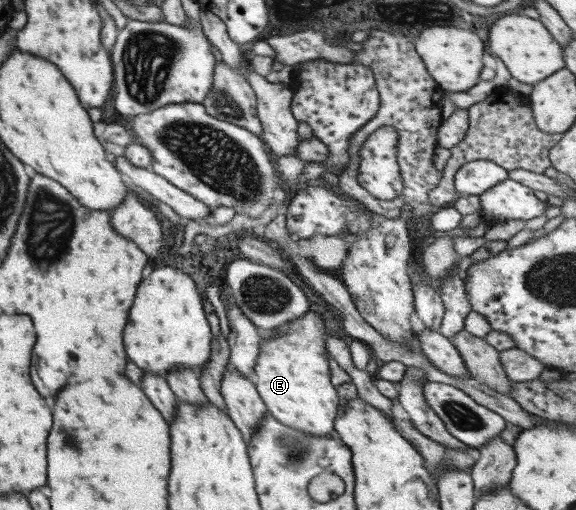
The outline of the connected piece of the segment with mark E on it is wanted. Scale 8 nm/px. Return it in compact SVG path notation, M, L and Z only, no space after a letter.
M307 311L300 318L301 329L295 329L291 325L284 331L277 328L278 332L271 338L263 340L256 364L252 374L256 392L272 419L276 419L290 429L302 432L312 437L330 437L333 433L333 422L339 410L339 399L336 390L330 383L330 368L327 359L330 357L324 348L324 323L318 313Z

